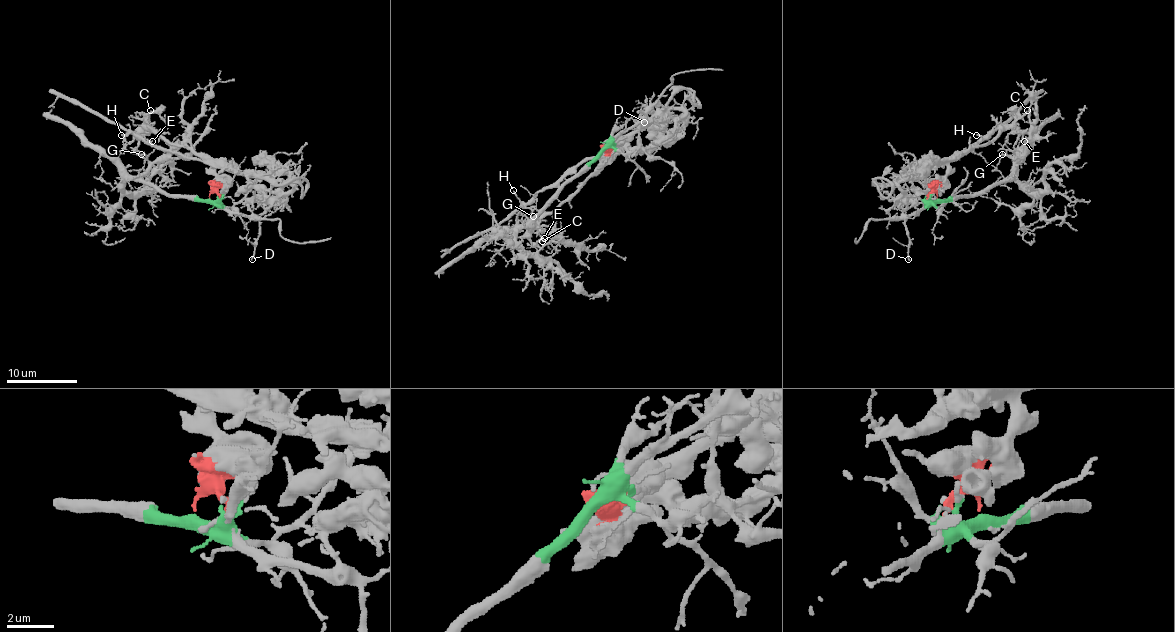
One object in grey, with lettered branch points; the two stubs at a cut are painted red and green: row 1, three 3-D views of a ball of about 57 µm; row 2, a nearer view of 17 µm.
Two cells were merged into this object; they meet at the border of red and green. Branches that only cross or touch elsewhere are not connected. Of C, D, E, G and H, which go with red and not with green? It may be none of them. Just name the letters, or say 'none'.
C, E, H

